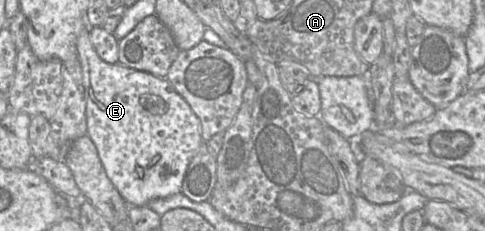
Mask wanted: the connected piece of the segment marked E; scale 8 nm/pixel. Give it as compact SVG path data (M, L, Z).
M84 26L77 39L78 60L86 90L87 135L94 143L105 172L128 206L146 206L156 198L180 193L192 158L204 142L200 120L185 99L166 78L122 64L110 64L97 54L90 40L89 26Z

